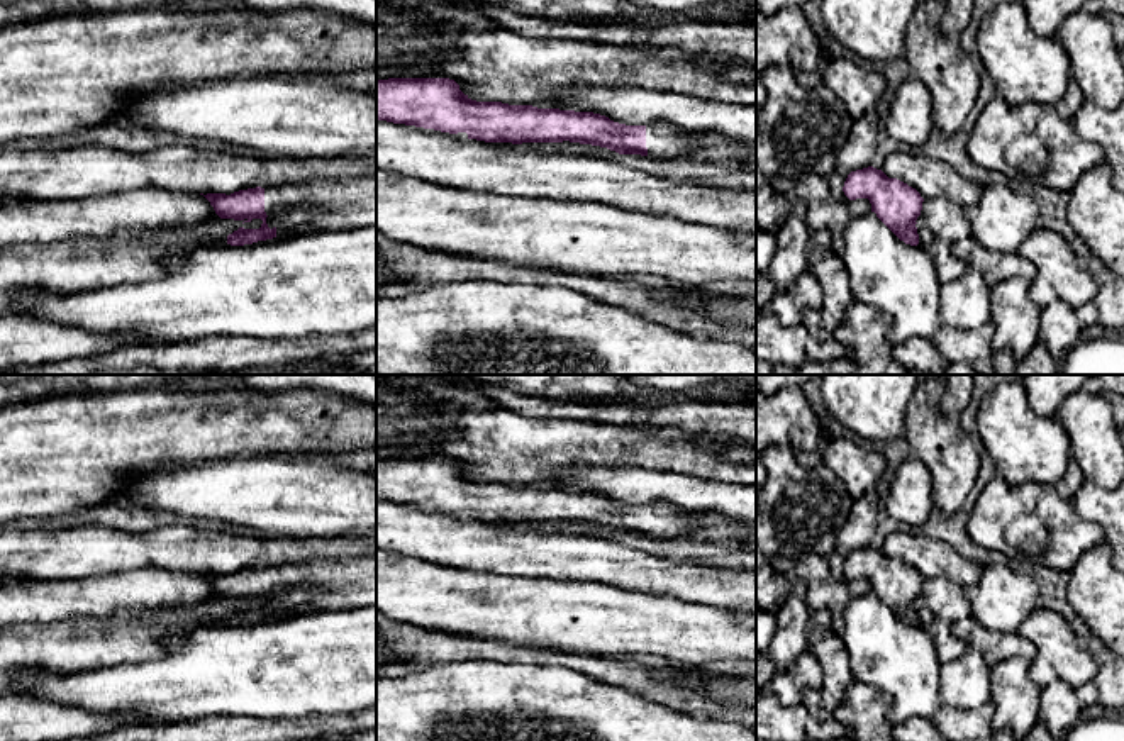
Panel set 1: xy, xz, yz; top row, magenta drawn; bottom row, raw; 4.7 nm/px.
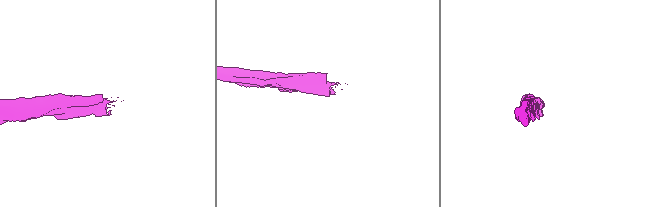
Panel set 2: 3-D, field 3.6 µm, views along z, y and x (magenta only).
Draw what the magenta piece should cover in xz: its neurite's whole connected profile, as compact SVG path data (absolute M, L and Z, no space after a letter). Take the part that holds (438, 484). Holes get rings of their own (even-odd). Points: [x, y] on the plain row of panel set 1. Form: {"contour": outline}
{"contour": "M449 458L376 460L376 500L441 512L466 512L485 522L580 522L619 534L741 544L756 541L756 524L666 502L626 505L593 492L476 482Z"}

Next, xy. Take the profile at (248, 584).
{"contour": "M376 556L314 560L295 566L256 566L203 577L220 599L263 600L259 609L239 607L229 614L231 626L309 610L376 607Z"}

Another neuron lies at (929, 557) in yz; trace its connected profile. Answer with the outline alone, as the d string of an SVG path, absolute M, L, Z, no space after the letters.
M907 527L888 534L880 548L888 558L897 558L915 568L922 578L948 577L963 588L977 583L982 566L963 558L941 539L926 538Z

